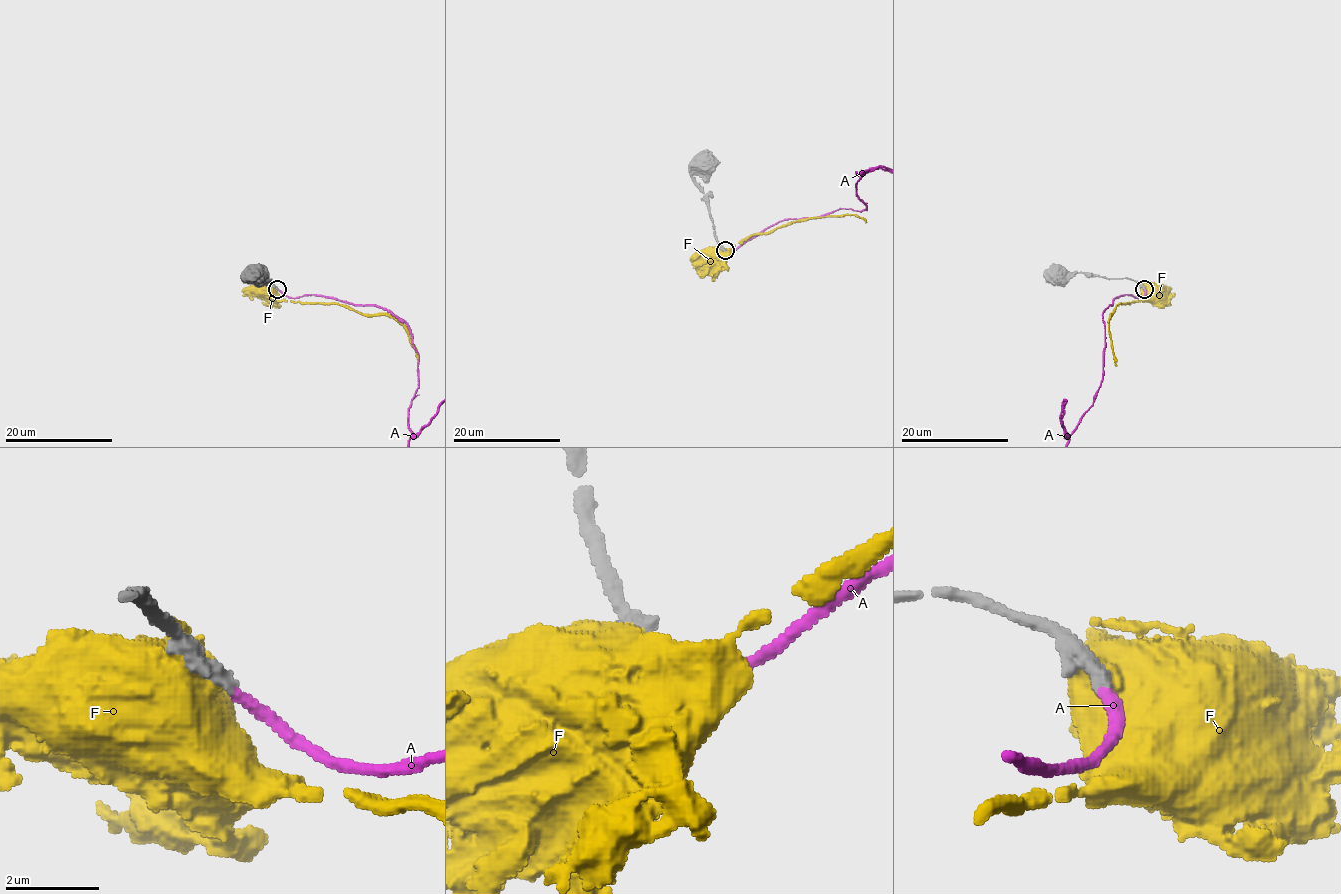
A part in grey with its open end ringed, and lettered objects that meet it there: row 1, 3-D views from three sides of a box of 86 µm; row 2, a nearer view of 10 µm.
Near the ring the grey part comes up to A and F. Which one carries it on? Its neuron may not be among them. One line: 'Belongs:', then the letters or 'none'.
Belongs: A

